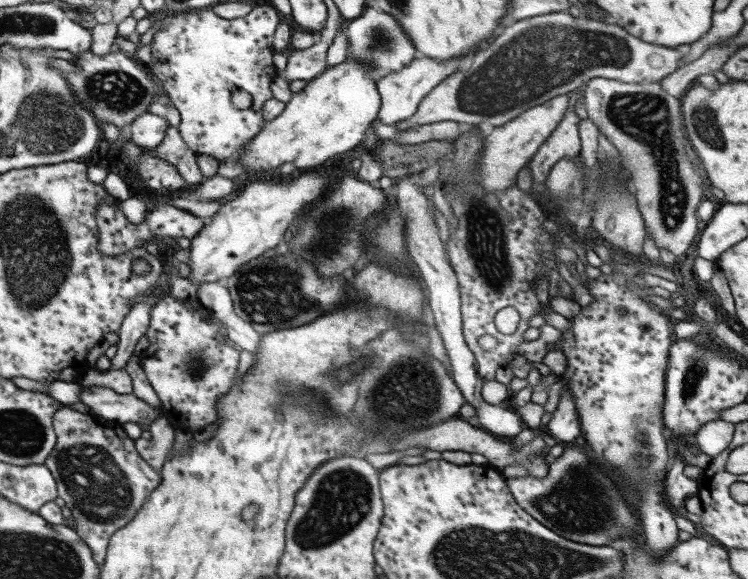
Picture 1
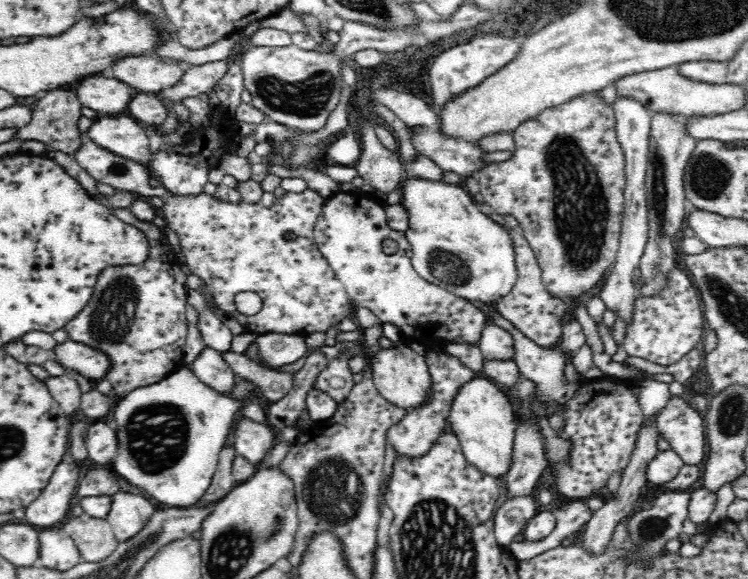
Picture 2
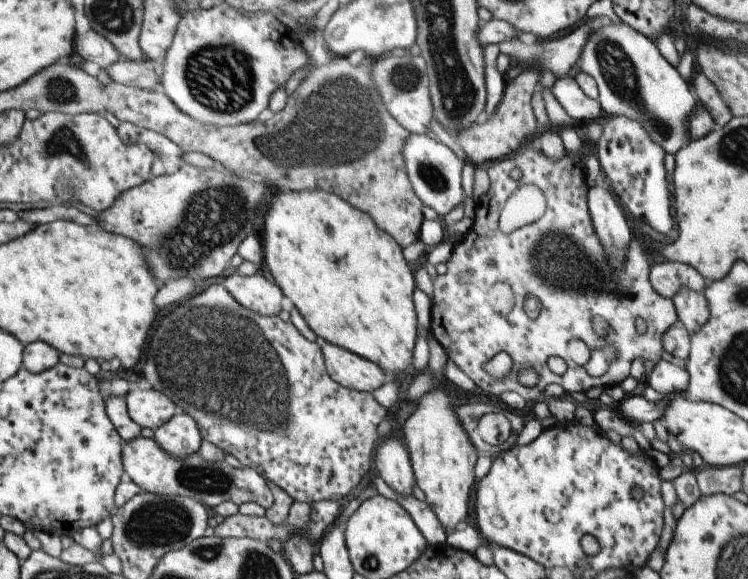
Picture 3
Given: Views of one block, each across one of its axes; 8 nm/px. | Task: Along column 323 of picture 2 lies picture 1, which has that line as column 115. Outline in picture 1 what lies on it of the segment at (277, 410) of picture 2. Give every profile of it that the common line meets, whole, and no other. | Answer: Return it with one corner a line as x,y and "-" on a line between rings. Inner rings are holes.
134,304
125,314
116,334
118,343
115,344
115,355
110,359
109,370
123,369
129,356
133,355
134,346
141,336
147,332
149,325
149,310
147,304

